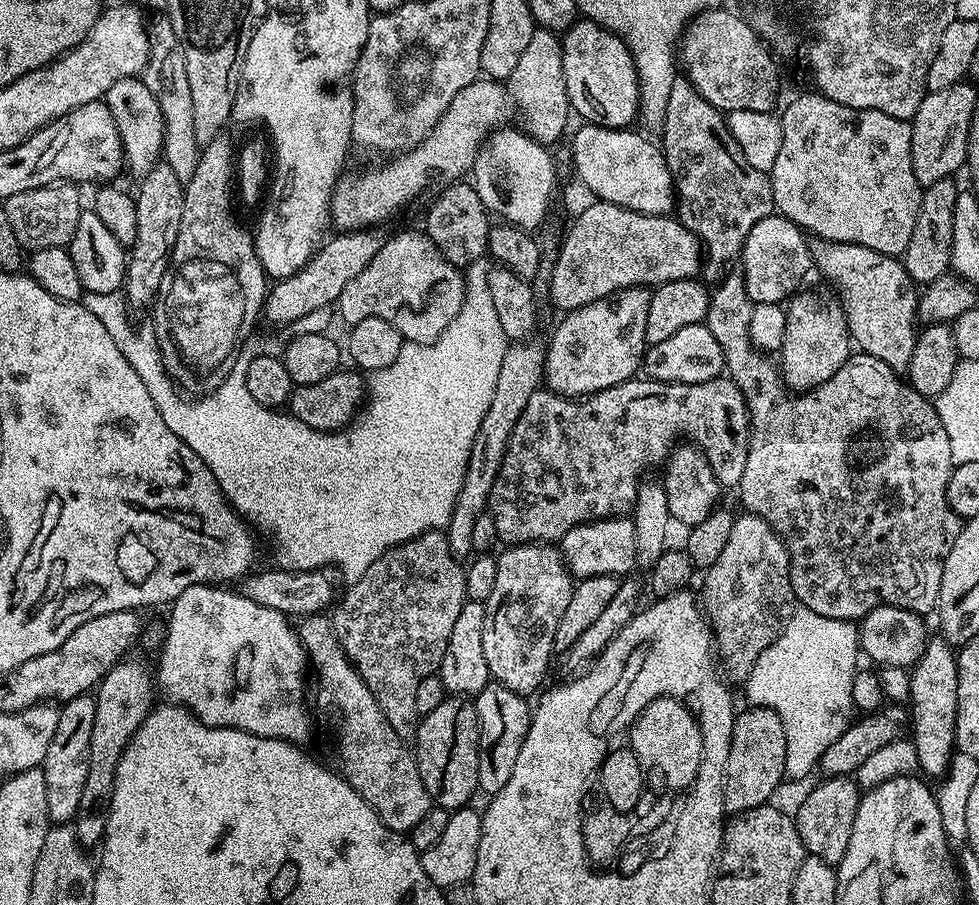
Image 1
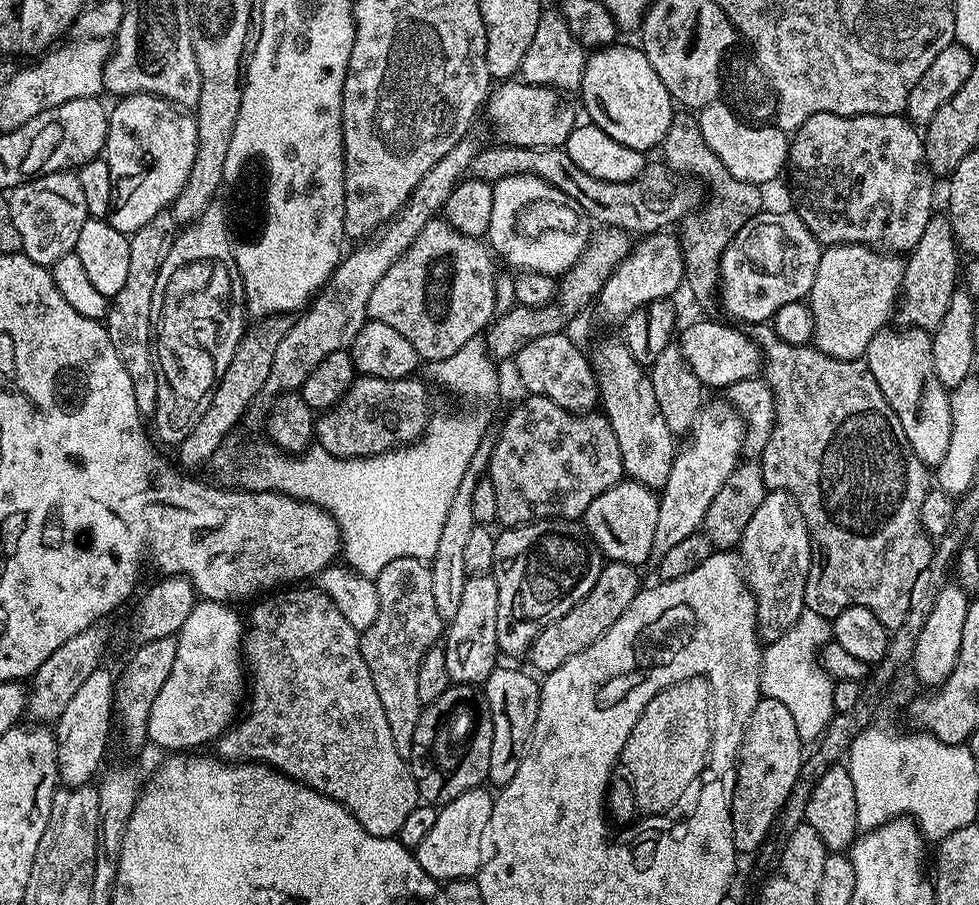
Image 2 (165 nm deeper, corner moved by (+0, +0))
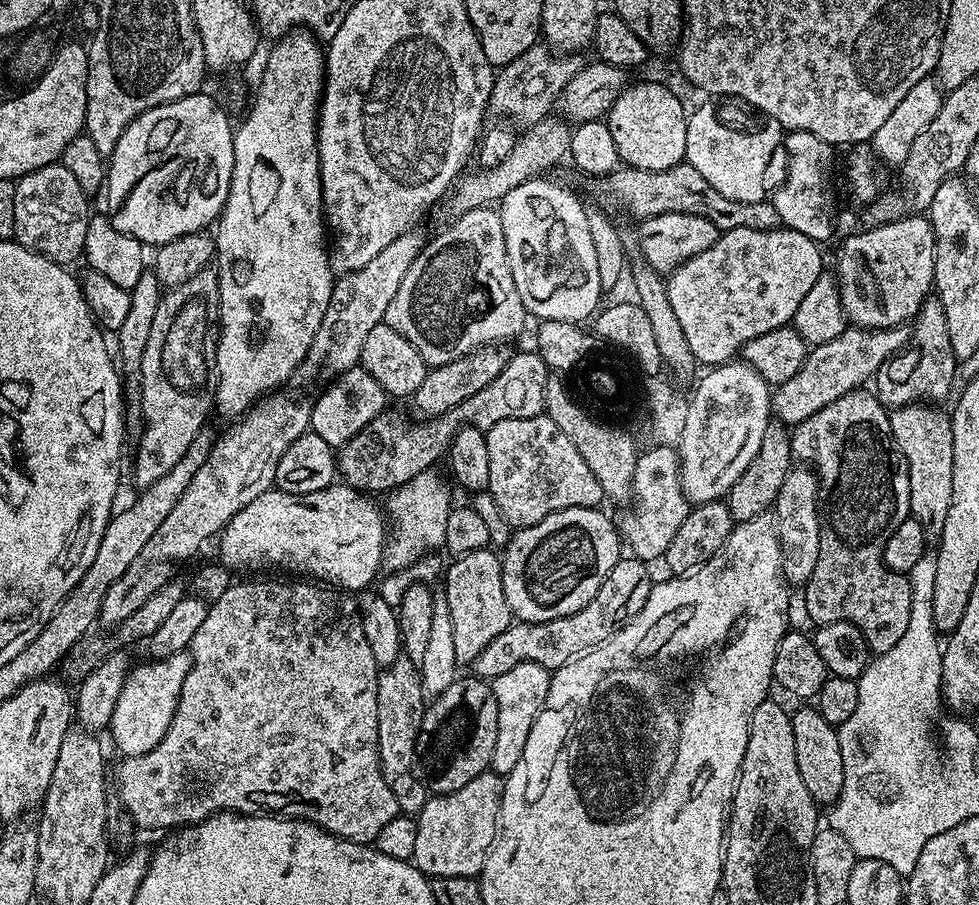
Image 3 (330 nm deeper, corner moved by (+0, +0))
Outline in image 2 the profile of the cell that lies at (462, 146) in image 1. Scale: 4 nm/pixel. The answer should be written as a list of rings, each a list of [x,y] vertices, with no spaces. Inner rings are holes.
[[[516,78],[501,83],[486,101],[488,120],[496,127],[495,139],[502,144],[527,148],[563,146],[572,131],[578,127],[577,105],[572,105],[564,96],[567,95],[563,91],[550,88],[546,84],[526,84]]]

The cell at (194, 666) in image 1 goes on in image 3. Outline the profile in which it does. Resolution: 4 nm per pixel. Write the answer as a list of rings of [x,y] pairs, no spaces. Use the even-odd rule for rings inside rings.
[[[182,651],[170,654],[170,658],[152,658],[149,661],[149,664],[135,665],[128,681],[122,686],[122,694],[118,694],[118,706],[114,706],[110,733],[117,750],[121,752],[120,756],[124,758],[146,754],[162,742],[180,702],[190,656],[187,651]]]

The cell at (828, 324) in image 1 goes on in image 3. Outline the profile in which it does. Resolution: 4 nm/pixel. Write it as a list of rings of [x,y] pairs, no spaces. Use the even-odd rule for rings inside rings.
[[[913,214],[863,231],[846,237],[840,244],[840,253],[836,256],[834,272],[840,285],[845,317],[857,328],[898,328],[915,321],[920,307],[929,299],[934,288],[932,279],[936,235],[932,223],[927,215]]]

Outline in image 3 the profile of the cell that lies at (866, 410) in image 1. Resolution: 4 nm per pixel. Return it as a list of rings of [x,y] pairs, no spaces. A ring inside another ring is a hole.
[[[857,390],[850,394],[842,394],[842,398],[838,398],[838,402],[830,402],[830,406],[818,410],[818,414],[806,418],[806,422],[795,425],[791,429],[790,435],[792,437],[793,457],[797,461],[807,462],[811,465],[820,481],[820,557],[818,563],[814,565],[814,574],[810,574],[808,583],[803,585],[802,588],[806,598],[806,610],[810,610],[813,625],[819,626],[830,622],[850,622],[854,626],[858,626],[858,630],[862,630],[868,647],[873,653],[890,650],[890,646],[895,646],[898,638],[902,638],[902,633],[905,632],[906,626],[910,622],[910,590],[912,587],[905,573],[889,572],[887,566],[884,565],[884,547],[890,538],[890,534],[894,534],[894,530],[898,530],[898,526],[902,526],[902,522],[909,519],[910,516],[908,463],[902,454],[902,450],[896,444],[894,434],[890,430],[889,409],[880,403],[875,391]]]

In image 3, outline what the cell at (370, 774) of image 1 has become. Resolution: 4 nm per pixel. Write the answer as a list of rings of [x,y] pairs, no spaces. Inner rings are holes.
[[[248,578],[245,584],[229,583],[226,594],[222,594],[222,598],[211,601],[208,613],[206,614],[206,622],[202,622],[202,626],[198,626],[198,634],[194,634],[190,645],[190,663],[188,666],[188,674],[186,682],[182,684],[182,694],[180,702],[176,707],[176,714],[172,719],[170,726],[162,742],[158,746],[154,746],[154,750],[150,750],[141,756],[129,756],[120,763],[120,800],[123,811],[132,817],[133,825],[137,829],[140,828],[172,828],[168,830],[179,830],[185,826],[195,826],[201,824],[202,821],[208,820],[211,816],[215,816],[217,812],[238,812],[241,814],[256,814],[263,810],[268,814],[275,814],[280,818],[291,818],[293,820],[309,820],[312,824],[317,824],[322,830],[326,830],[330,834],[340,836],[344,840],[349,840],[355,844],[372,844],[378,838],[378,834],[382,834],[382,828],[395,816],[401,815],[398,802],[394,798],[394,790],[390,790],[390,786],[386,782],[386,778],[382,774],[382,766],[380,765],[380,751],[378,750],[378,665],[374,654],[370,651],[370,642],[366,642],[366,630],[360,621],[360,609],[357,601],[351,595],[345,594],[343,591],[337,590],[331,586],[321,586],[316,582],[296,582],[300,584],[263,584],[262,581],[256,580],[260,578]]]

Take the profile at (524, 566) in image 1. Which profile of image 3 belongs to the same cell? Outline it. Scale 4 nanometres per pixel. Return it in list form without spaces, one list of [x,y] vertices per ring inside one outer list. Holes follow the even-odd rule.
[[[599,507],[558,510],[534,526],[511,533],[500,565],[506,602],[517,621],[529,624],[562,618],[582,610],[598,594],[606,574],[622,559],[617,525],[600,511]]]

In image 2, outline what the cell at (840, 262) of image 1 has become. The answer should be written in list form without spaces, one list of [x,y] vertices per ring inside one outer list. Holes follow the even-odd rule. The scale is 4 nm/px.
[[[922,328],[888,331],[882,330],[870,338],[866,353],[868,369],[894,414],[898,414],[898,422],[902,422],[902,430],[916,457],[926,465],[937,466],[950,447],[952,422],[949,389],[944,388],[942,382],[938,382],[938,374],[934,374],[932,337]]]

